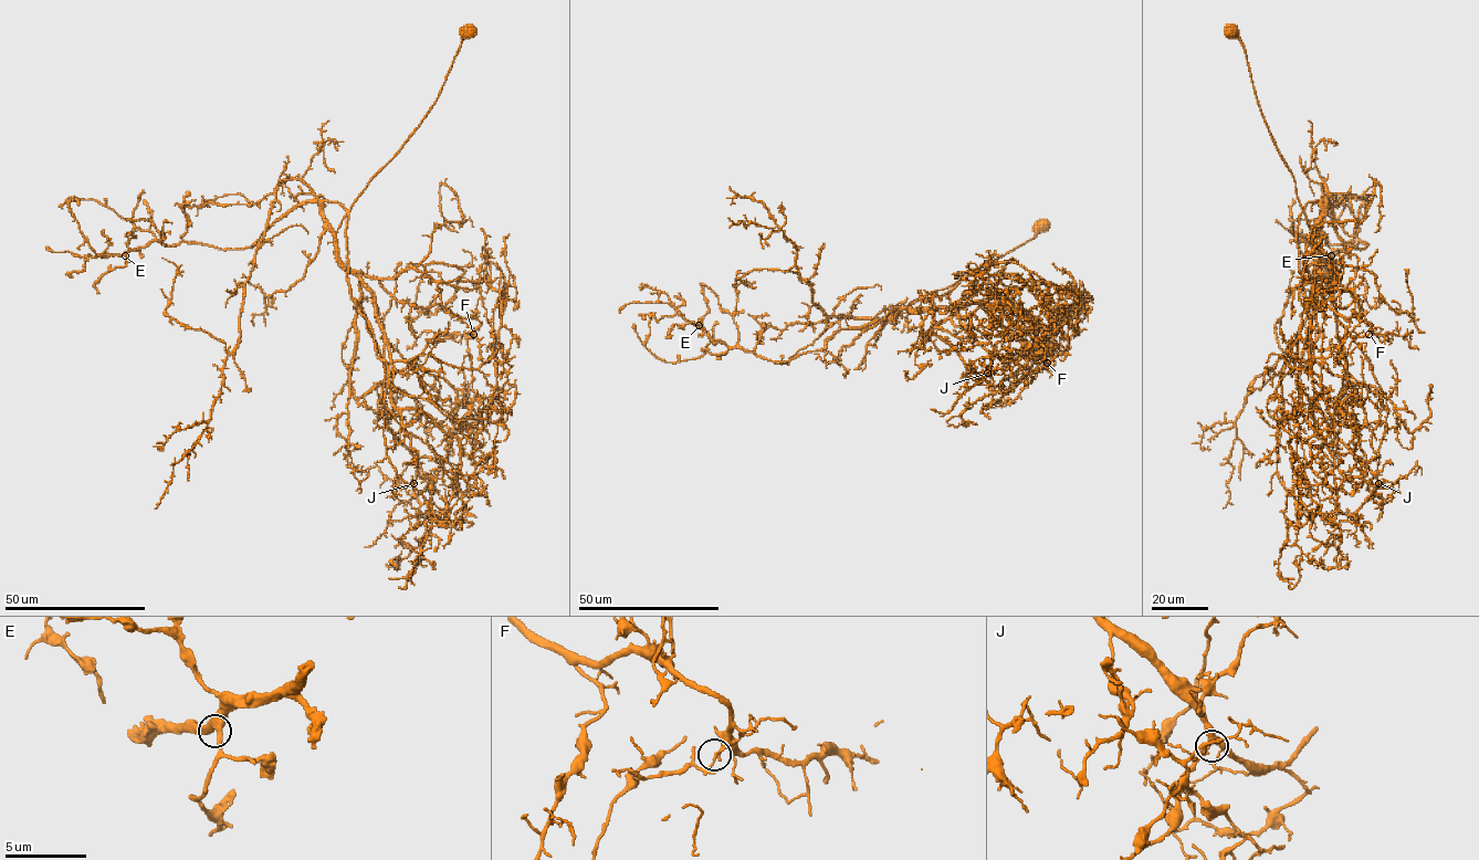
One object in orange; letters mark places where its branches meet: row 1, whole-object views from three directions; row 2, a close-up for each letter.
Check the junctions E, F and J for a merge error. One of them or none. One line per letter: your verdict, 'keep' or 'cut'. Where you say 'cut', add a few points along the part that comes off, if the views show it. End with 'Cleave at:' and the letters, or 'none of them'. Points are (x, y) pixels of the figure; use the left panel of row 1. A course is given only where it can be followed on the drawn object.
E: keep
F: cut; foreign part runs (473, 334), (458, 419), (384, 358), (356, 304), (385, 404), (440, 479), (448, 395)
J: keep
Cleave at: F

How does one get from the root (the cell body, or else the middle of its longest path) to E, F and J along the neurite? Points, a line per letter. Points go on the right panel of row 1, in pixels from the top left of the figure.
E: (1231, 32), (1244, 46), (1258, 105), (1301, 209), (1322, 201), (1345, 244), (1367, 244), (1351, 241), (1331, 255)
F: (1231, 32), (1293, 178), (1314, 270), (1332, 289), (1308, 305), (1360, 317), (1369, 334)
J: (1231, 32), (1302, 209), (1296, 238), (1303, 297), (1318, 329), (1309, 357), (1318, 408), (1378, 483)

